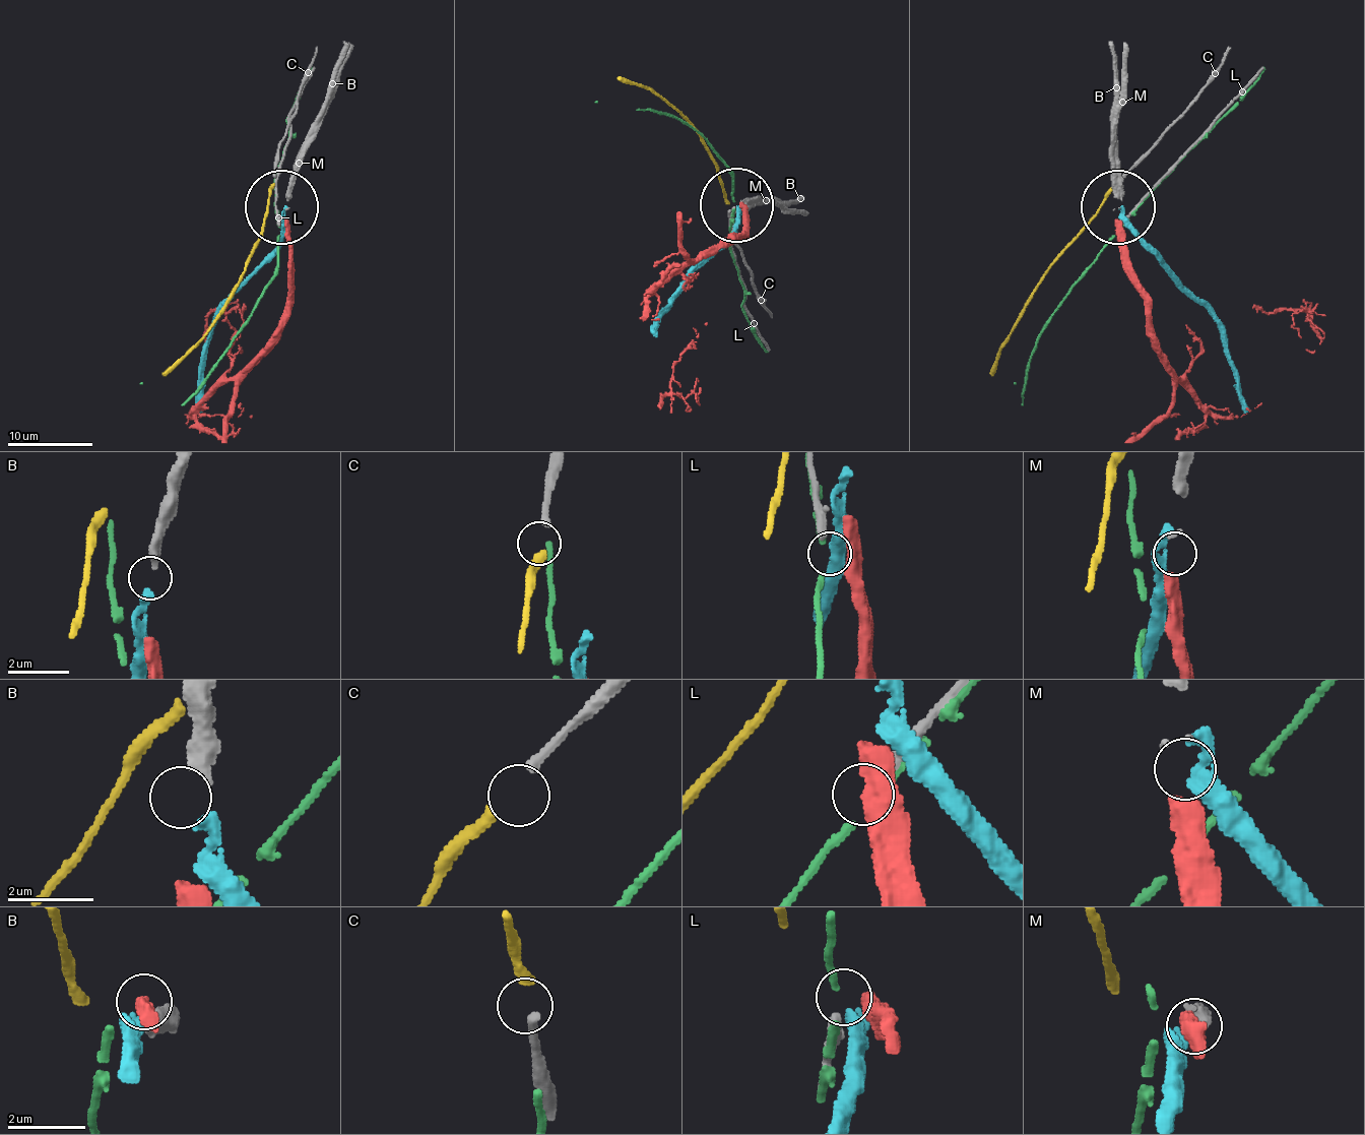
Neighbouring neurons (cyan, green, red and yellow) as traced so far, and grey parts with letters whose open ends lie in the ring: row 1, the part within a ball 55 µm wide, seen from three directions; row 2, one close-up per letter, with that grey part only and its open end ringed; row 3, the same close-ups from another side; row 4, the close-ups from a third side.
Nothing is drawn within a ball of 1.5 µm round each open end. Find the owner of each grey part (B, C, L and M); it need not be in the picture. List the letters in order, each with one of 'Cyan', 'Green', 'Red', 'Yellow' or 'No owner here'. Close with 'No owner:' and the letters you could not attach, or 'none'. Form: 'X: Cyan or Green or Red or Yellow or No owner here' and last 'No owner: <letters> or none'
B: Cyan
C: Yellow
L: No owner here
M: Red
No owner: L

